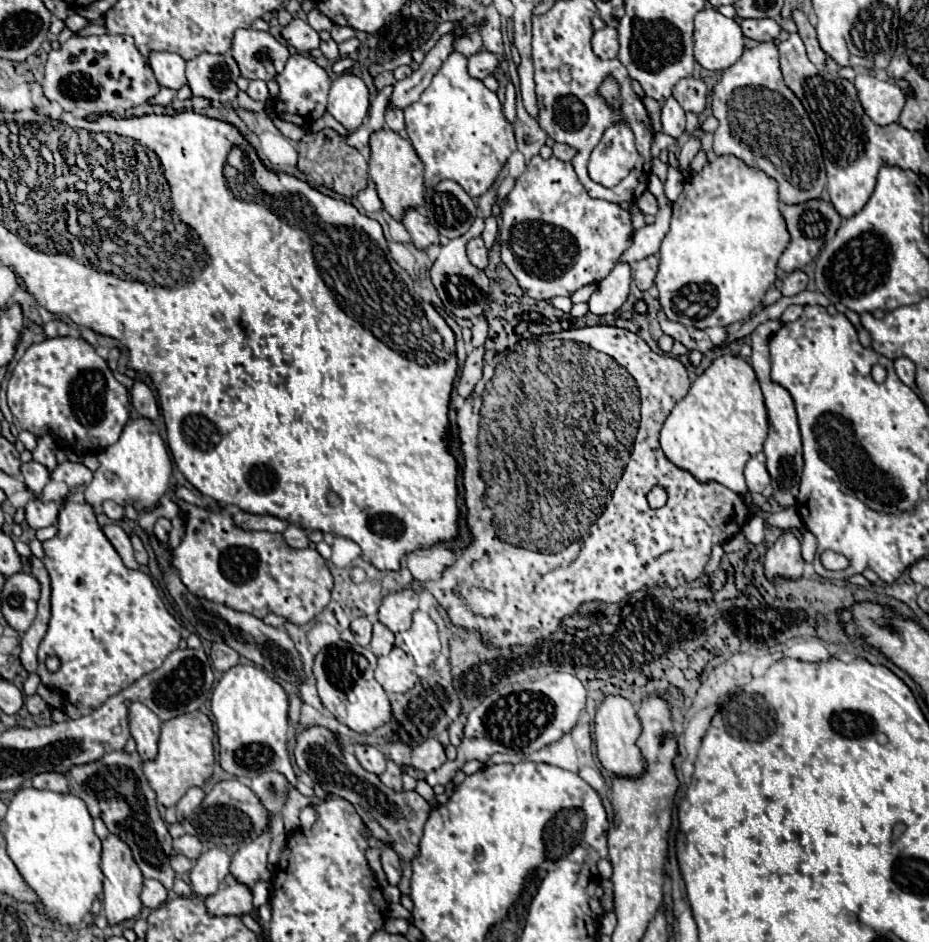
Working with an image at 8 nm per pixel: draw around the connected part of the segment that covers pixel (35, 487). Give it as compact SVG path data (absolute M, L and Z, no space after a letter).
M27 462L27 464L21 464L21 474L23 474L23 480L25 480L25 486L27 490L39 494L43 490L43 486L49 482L51 474L49 470L45 470L45 466L41 466L39 462Z

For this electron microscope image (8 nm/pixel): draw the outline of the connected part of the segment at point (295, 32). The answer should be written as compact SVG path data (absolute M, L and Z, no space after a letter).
M295 18L287 26L283 26L281 36L297 52L309 52L313 48L319 48L319 34L305 20L299 20L299 18Z

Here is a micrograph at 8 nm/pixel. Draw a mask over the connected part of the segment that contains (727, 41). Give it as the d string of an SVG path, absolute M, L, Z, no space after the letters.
M705 8L695 16L693 30L693 54L695 60L713 72L725 70L737 62L743 54L745 36L741 26L717 12L715 8Z

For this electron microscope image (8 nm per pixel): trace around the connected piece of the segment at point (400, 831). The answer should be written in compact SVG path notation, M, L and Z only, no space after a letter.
M311 726L303 730L295 740L293 754L297 766L307 772L315 782L319 782L319 786L327 794L335 794L349 800L361 814L371 834L379 842L391 846L403 862L411 862L419 854L419 840L431 806L417 792L395 792L387 788L373 772L367 772L351 752L345 752L345 748L341 748L341 744L337 742L335 734L323 726Z

